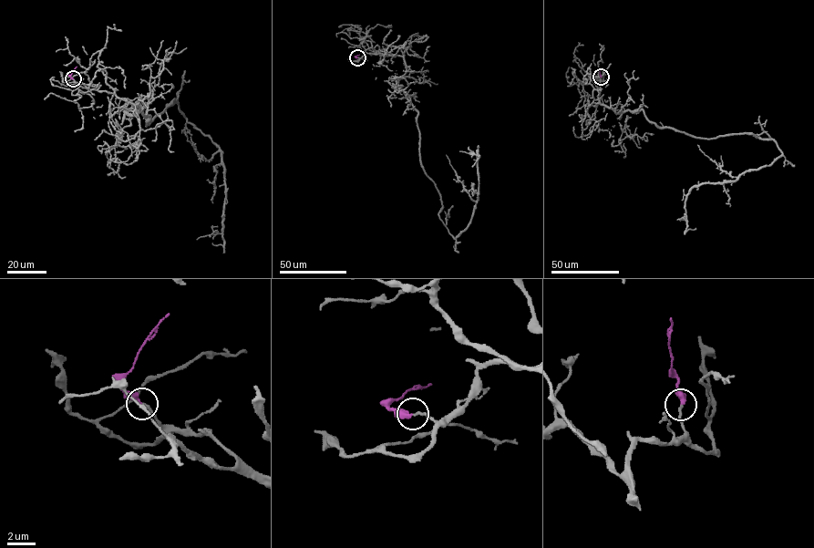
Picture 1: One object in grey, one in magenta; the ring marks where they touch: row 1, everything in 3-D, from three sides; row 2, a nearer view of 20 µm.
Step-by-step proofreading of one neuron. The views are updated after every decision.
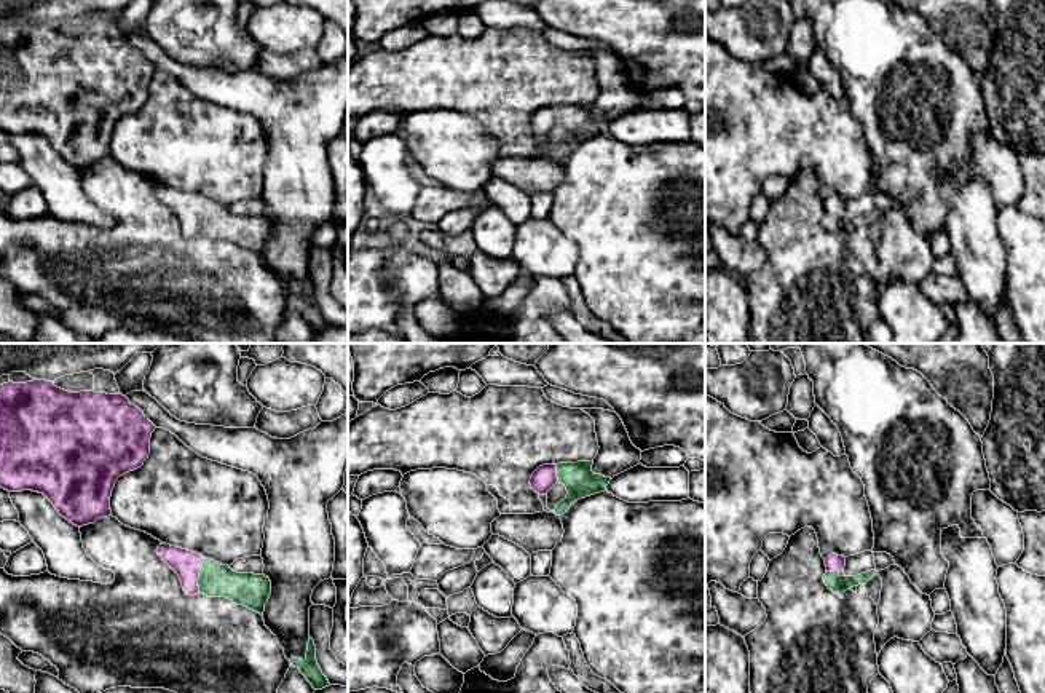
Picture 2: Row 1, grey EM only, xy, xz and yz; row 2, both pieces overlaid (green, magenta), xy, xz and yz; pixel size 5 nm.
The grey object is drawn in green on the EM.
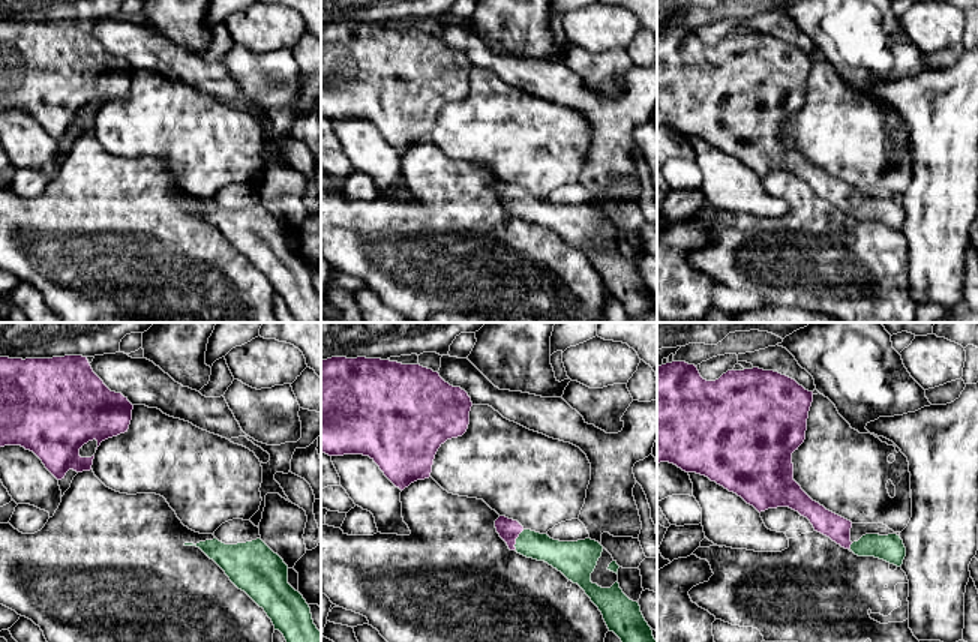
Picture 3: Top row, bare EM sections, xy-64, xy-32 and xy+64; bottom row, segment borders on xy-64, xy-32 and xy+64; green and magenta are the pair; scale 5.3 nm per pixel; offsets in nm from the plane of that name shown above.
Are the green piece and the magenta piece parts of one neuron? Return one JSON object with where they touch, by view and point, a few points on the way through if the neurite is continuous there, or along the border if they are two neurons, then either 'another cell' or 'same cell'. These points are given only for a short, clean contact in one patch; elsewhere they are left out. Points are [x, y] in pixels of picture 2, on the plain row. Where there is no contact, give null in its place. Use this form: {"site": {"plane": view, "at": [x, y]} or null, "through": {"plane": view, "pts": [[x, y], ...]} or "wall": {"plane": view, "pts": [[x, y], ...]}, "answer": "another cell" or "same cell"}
{"site": {"plane": "xy", "at": [200, 219]}, "through": {"plane": "xy", "pts": [[216, 222], [200, 219], [187, 206]]}, "answer": "same cell"}

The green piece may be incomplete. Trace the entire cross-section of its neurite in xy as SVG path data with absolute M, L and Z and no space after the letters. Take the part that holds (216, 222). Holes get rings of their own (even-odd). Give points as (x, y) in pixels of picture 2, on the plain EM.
M166 185L160 187L156 195L179 217L188 238L227 240L263 259L271 236L268 219L238 216L228 208Z

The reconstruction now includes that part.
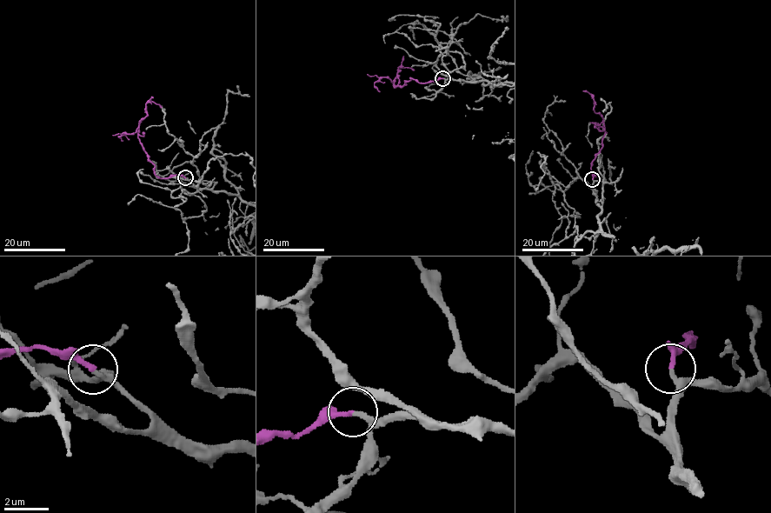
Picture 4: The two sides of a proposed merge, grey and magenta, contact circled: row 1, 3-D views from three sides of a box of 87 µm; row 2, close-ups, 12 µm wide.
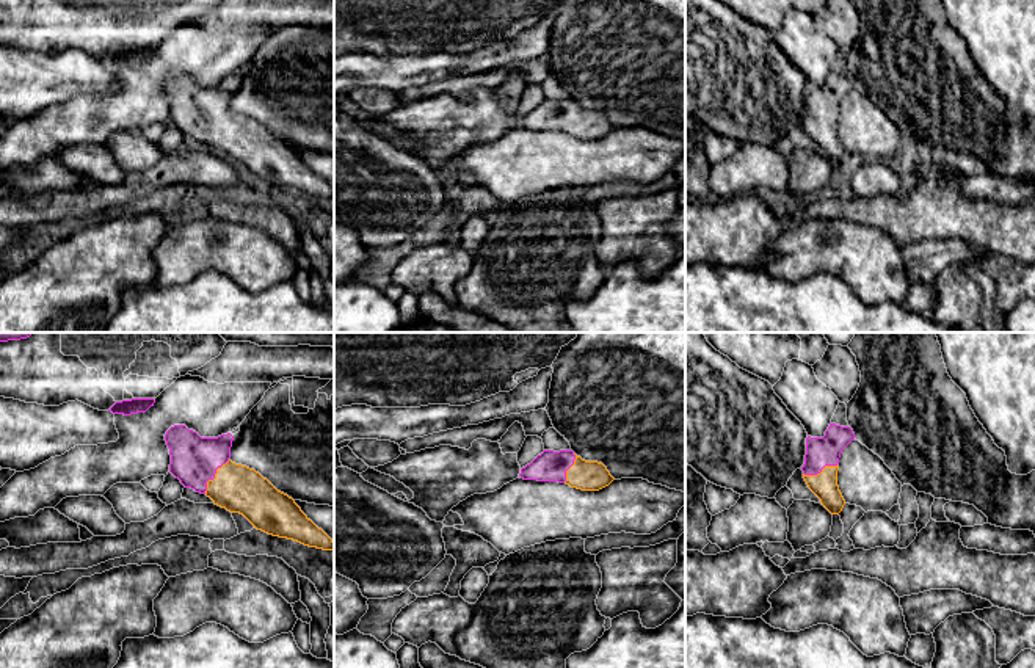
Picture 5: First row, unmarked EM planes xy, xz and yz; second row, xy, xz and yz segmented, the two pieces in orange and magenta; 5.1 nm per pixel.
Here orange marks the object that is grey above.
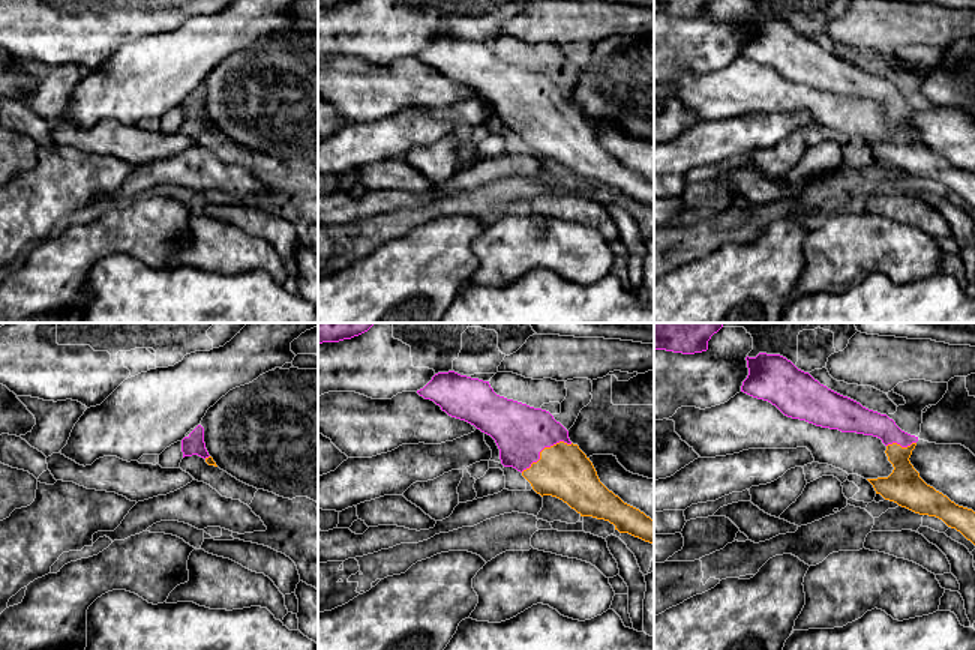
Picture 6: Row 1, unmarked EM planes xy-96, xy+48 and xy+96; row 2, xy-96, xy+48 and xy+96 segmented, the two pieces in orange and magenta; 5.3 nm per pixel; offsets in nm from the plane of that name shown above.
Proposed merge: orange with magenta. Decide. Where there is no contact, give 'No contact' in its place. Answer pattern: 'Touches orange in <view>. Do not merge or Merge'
Touches orange in xy. Merge

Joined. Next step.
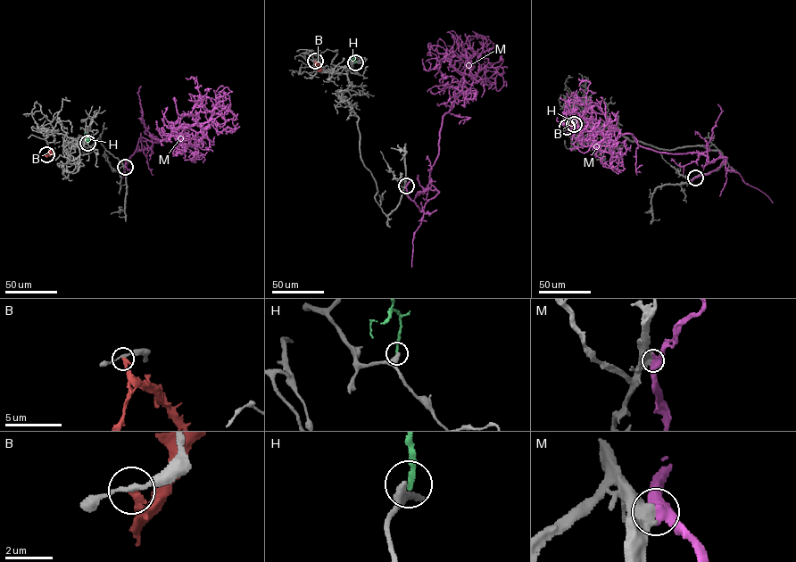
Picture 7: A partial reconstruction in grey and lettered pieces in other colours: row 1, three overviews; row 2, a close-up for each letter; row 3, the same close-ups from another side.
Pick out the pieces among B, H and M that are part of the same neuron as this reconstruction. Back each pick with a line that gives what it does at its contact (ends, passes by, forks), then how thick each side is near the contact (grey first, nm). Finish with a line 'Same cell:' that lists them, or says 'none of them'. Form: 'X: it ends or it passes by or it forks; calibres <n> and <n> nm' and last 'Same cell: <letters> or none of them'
M: it passes by; calibres 440 and 480 nm
Same cell: M

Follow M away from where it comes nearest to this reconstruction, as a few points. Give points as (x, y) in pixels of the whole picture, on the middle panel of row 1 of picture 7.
M: (406, 185), (420, 212), (439, 193), (429, 177), (442, 118), (473, 81), (466, 42), (485, 37), (476, 33)

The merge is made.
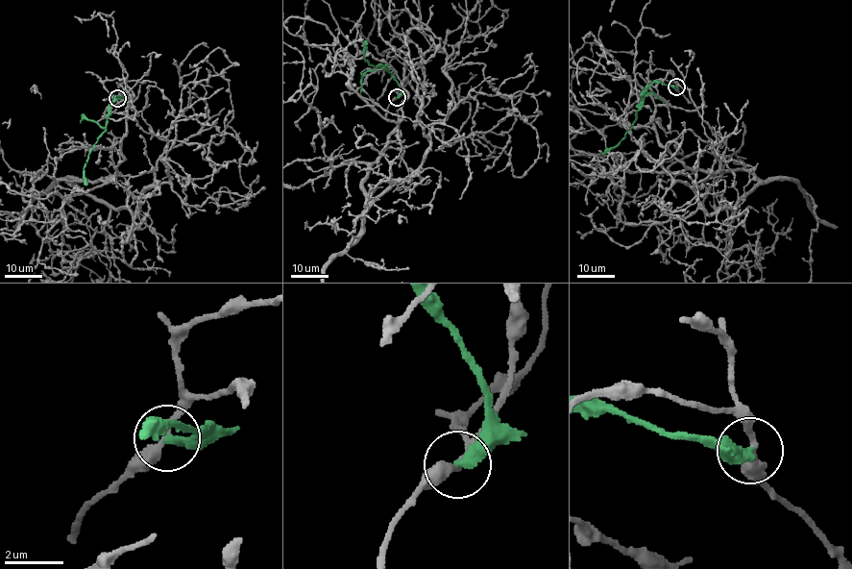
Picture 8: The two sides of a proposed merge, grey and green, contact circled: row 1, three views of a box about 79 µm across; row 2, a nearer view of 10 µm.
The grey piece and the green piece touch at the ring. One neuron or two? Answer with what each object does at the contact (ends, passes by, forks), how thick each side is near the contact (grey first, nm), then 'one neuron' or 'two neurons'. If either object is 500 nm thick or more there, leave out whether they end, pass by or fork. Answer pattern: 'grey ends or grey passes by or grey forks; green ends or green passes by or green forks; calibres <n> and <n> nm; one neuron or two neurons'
grey passes by; green ends; calibres 280 and 280 nm; two neurons

